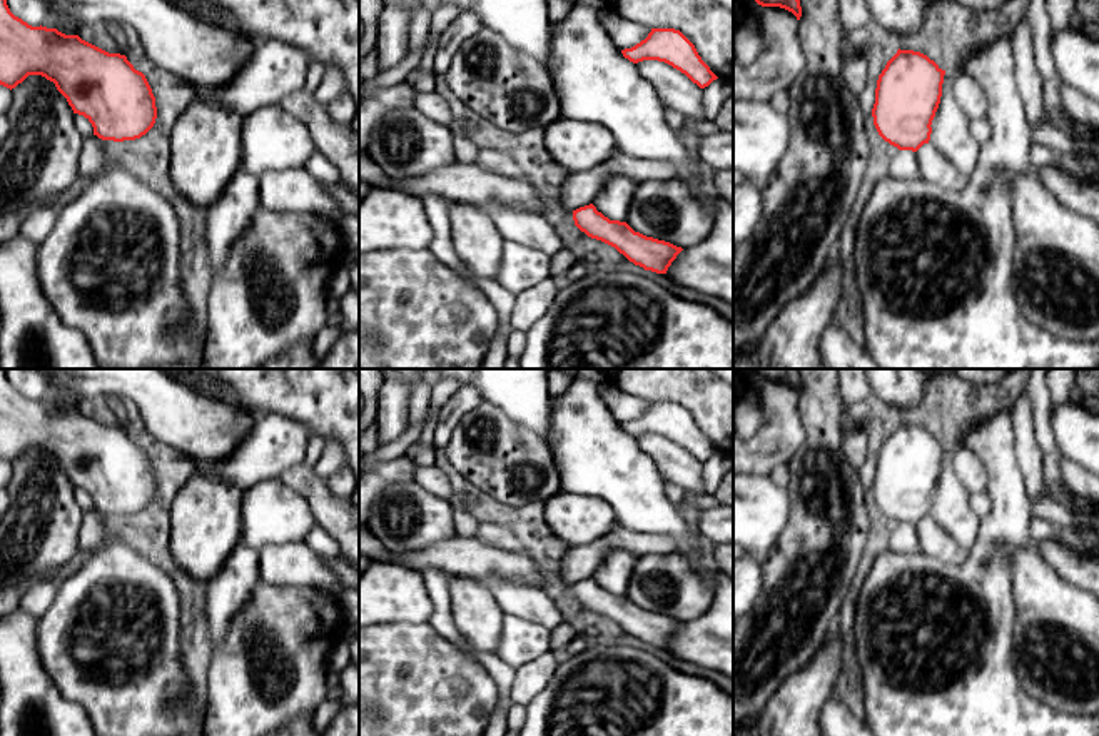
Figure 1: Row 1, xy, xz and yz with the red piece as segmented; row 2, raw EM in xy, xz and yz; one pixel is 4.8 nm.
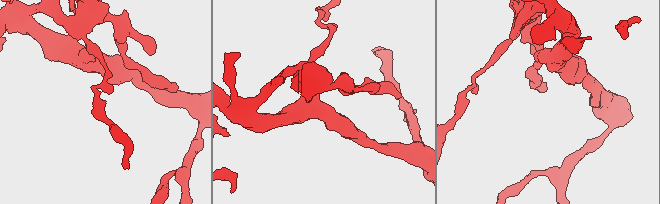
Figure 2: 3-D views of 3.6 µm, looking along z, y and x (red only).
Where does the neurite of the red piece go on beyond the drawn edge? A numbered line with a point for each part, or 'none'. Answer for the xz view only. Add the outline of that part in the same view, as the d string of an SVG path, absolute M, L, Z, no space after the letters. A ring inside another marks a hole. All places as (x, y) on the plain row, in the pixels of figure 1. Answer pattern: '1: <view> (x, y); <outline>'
none

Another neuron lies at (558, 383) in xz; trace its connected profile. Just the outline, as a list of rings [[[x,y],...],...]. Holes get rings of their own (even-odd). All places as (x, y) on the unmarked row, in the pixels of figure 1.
[[[550,369],[546,376],[548,376],[548,389],[551,397],[561,397],[575,381],[571,376],[565,374],[561,369]]]

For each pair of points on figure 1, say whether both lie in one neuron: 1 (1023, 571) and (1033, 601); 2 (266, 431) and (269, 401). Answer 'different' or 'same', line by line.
1: same
2: different

